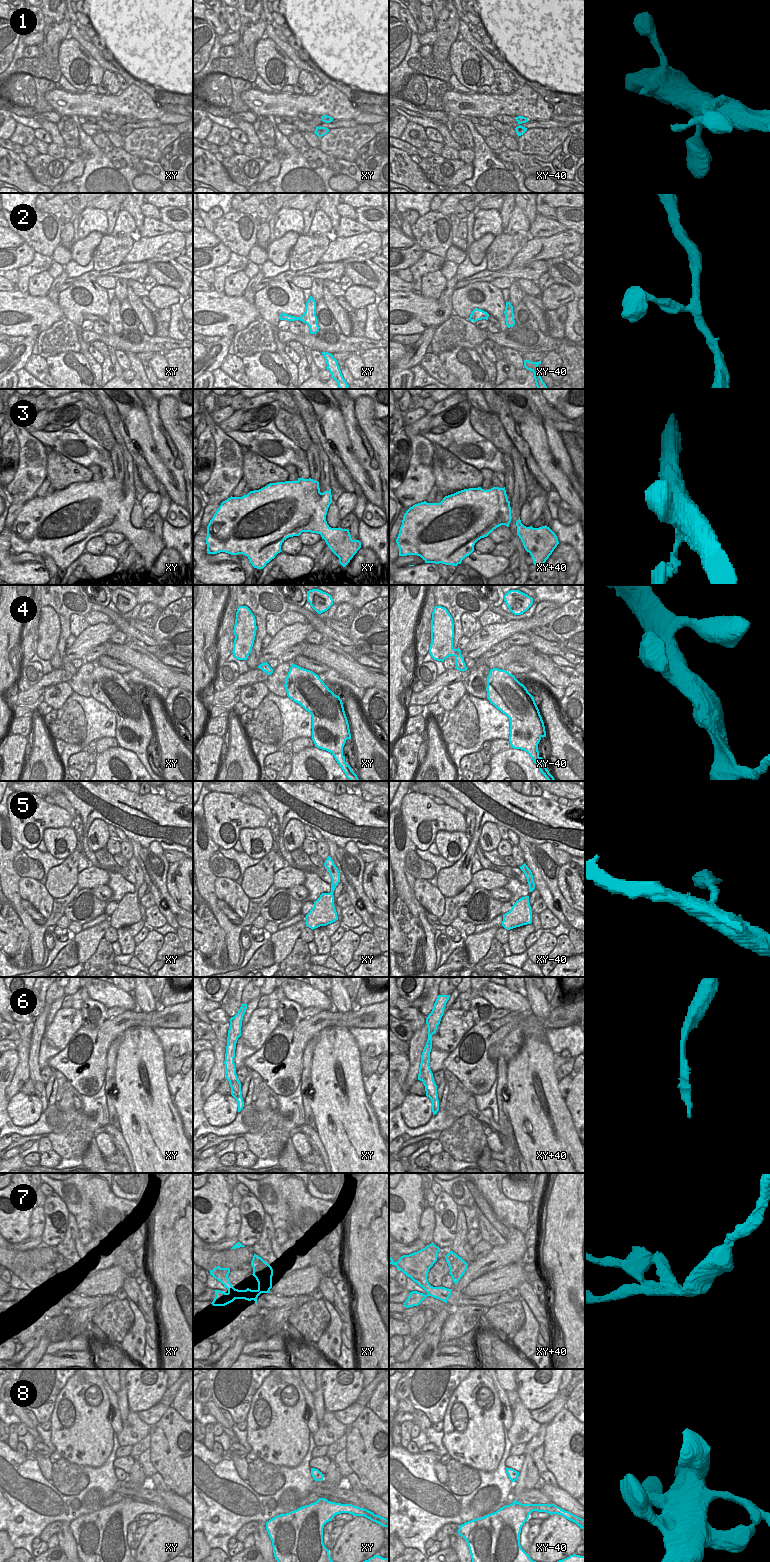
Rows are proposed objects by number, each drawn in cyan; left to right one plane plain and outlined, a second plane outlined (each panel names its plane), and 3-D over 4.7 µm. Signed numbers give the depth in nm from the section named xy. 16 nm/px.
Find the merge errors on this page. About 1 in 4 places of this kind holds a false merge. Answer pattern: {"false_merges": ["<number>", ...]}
{"false_merges": ["8"]}

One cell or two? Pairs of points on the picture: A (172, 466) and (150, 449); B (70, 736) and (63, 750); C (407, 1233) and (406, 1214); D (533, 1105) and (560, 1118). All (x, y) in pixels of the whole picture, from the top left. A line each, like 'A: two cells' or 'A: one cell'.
A: two cells
B: two cells
C: one cell
D: one cell

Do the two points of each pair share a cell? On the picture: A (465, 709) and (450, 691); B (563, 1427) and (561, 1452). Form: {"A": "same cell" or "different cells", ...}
{"A": "different cells", "B": "same cell"}

